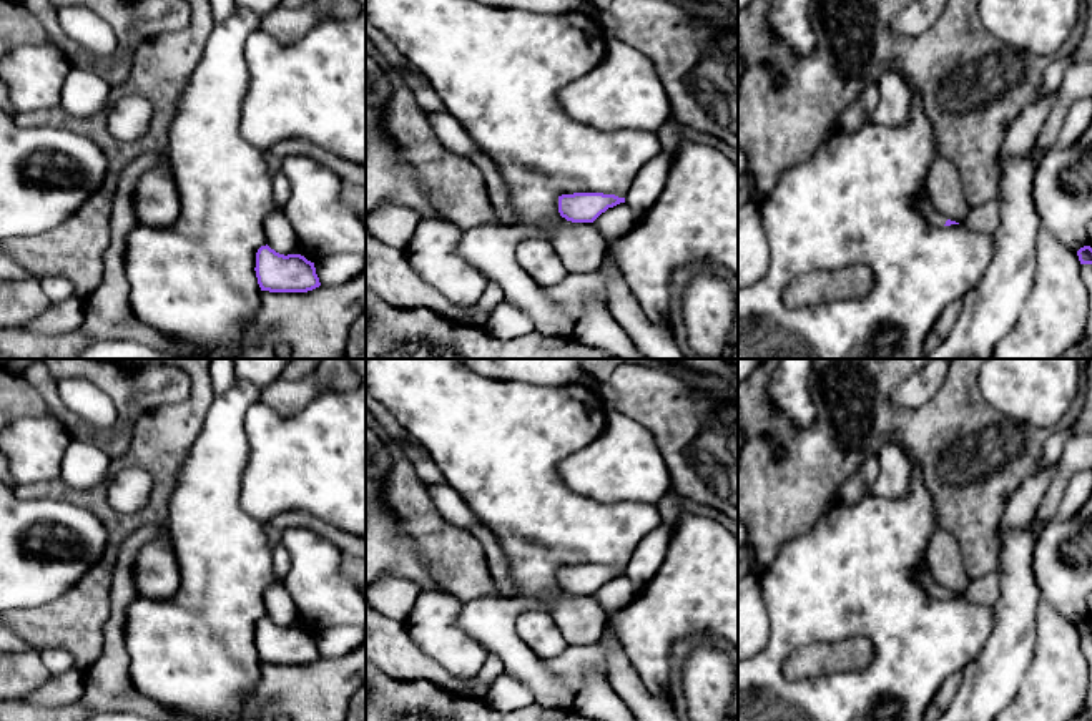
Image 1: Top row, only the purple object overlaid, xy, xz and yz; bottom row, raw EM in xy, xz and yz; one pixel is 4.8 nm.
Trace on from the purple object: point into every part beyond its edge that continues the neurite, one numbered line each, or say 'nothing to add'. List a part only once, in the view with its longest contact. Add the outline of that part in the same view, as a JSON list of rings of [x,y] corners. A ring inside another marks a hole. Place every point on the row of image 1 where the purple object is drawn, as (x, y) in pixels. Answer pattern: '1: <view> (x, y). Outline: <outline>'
1: yz (924, 205). Outline: [[[927,188],[921,191],[916,208],[924,216],[924,219],[934,226],[942,228],[947,221],[947,218],[944,218],[941,213],[936,211],[934,204],[929,198]]]

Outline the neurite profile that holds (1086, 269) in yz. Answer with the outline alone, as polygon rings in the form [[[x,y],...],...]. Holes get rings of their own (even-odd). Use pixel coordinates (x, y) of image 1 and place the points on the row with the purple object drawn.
[[[1080,264],[1082,281],[1089,291],[1089,317],[1085,322],[1087,337],[1092,337],[1092,264]]]

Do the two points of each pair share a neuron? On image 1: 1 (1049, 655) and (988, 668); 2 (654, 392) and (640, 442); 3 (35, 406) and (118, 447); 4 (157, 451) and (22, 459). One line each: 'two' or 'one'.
1: two
2: two
3: two
4: two

